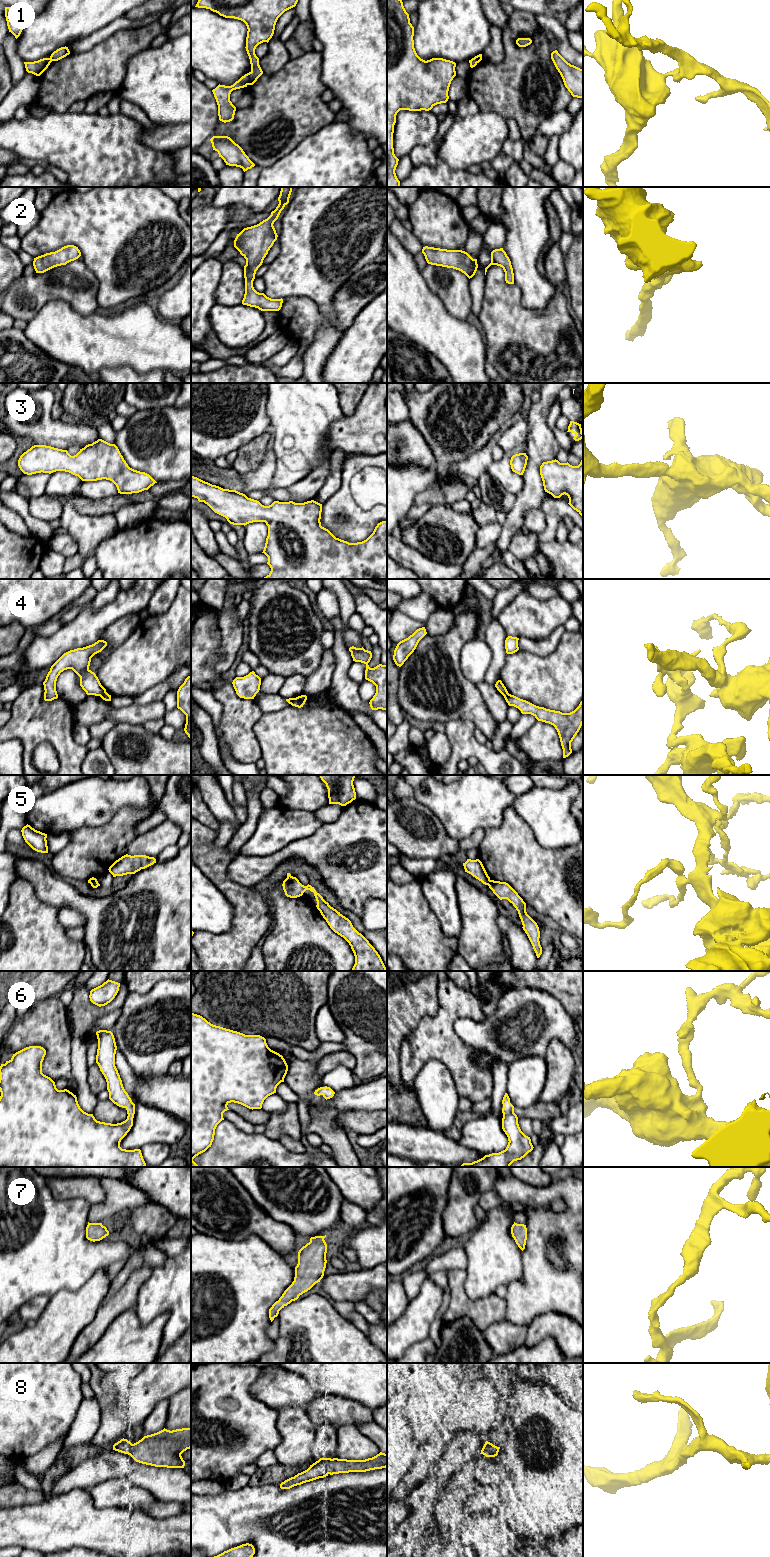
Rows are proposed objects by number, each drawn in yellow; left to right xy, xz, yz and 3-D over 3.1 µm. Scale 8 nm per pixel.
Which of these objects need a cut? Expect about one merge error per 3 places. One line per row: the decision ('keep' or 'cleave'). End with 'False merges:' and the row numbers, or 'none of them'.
1: cleave
2: keep
3: keep
4: cleave
5: cleave
6: keep
7: keep
8: keep
False merges: 1, 4, 5

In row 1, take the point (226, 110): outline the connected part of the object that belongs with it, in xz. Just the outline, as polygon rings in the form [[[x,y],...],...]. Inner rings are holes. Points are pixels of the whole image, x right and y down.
[[[245,74],[231,86],[218,85],[212,90],[218,105],[219,120],[226,123],[234,119],[236,107],[230,101],[230,94],[233,90],[247,87],[249,74]]]

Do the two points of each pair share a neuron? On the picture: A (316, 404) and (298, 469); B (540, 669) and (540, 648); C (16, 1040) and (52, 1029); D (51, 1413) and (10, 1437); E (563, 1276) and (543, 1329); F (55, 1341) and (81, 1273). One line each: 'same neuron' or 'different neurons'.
A: same neuron
B: different neurons
C: same neuron
D: same neuron
E: different neurons
F: different neurons

